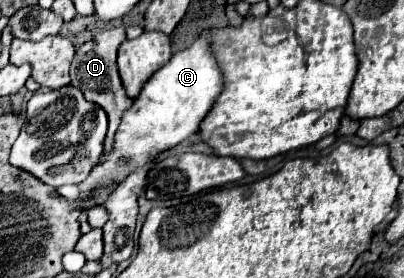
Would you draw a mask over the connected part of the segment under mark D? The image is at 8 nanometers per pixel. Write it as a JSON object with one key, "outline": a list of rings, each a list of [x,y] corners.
{"outline":[[[114,27],[114,29],[102,31],[98,35],[94,35],[90,41],[86,41],[82,47],[76,49],[76,55],[74,55],[74,61],[72,61],[72,67],[70,67],[72,85],[82,89],[84,97],[88,101],[100,105],[108,115],[110,127],[108,127],[108,135],[106,135],[106,141],[104,141],[104,155],[108,155],[114,149],[112,147],[114,145],[114,133],[118,131],[122,115],[134,103],[134,99],[130,99],[126,95],[126,89],[124,89],[120,75],[118,75],[118,69],[116,69],[116,51],[118,51],[122,41],[124,41],[124,27]]]}

